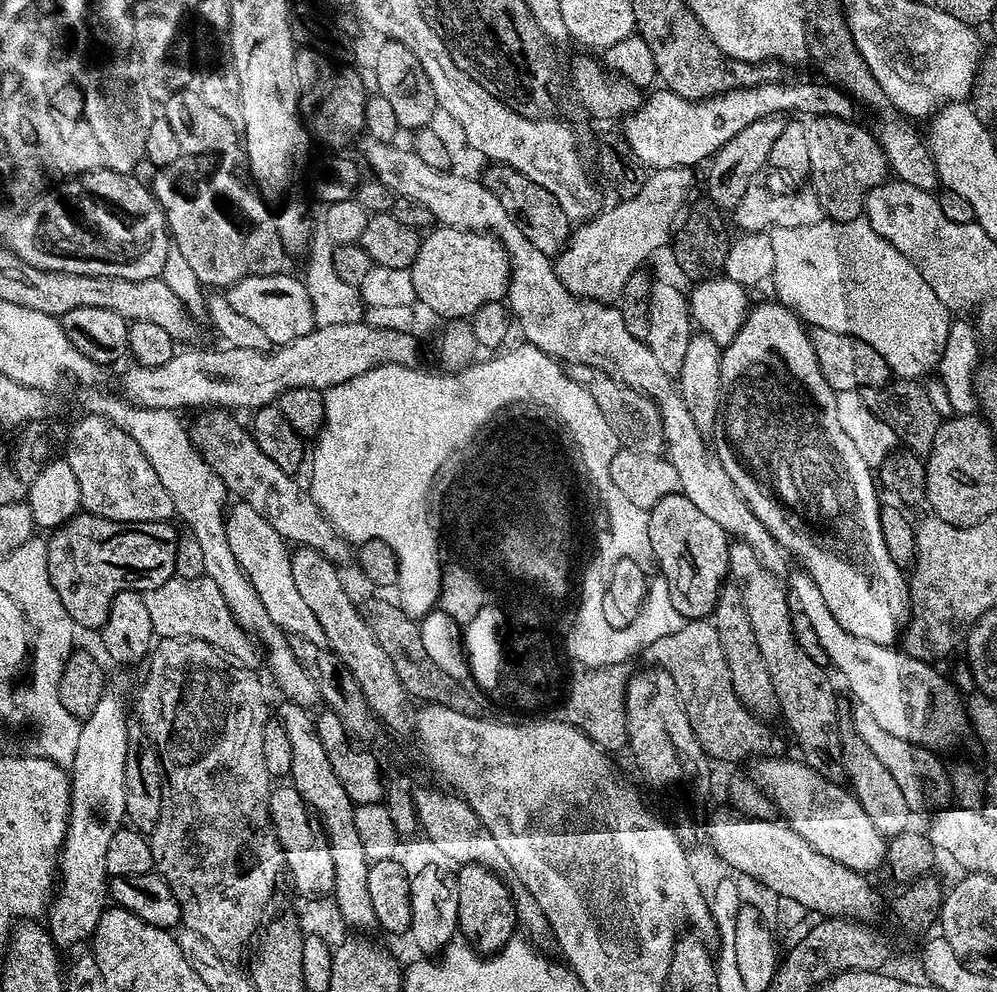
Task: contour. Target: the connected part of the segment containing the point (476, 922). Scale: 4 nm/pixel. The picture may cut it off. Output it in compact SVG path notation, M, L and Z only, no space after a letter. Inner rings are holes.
M461 864L455 869L454 883L458 894L458 929L477 952L491 954L505 948L517 931L516 907L512 901L512 892L497 872L477 864Z

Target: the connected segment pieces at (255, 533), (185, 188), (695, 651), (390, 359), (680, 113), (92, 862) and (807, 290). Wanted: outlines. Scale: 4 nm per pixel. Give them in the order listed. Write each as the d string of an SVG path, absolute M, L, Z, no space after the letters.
M236 502L227 509L224 517L226 532L226 542L230 544L230 551L238 562L238 566L246 574L250 586L262 600L262 606L266 608L266 614L276 623L283 632L289 634L299 634L310 642L324 646L326 645L326 634L322 634L322 625L318 618L314 618L314 610L306 606L306 601L298 595L297 588L294 587L294 574L292 573L292 557L289 545L254 510L254 506L243 502Z
M182 154L170 166L155 169L154 175L150 187L164 211L171 243L186 258L201 285L227 290L242 278L285 271L286 250L278 238L276 217L250 179L243 159L235 160L232 154Z
M711 619L689 620L684 622L676 633L659 638L646 649L653 665L659 666L674 678L688 715L690 726L704 748L705 753L713 761L740 760L743 756L751 758L780 758L785 755L784 740L776 732L767 728L765 721L755 716L734 694L734 686L730 680L730 670L726 666L726 654L722 650L722 642L718 642L718 630Z
M365 322L346 325L313 327L312 331L294 338L294 342L281 344L266 352L242 350L241 348L221 347L221 352L202 352L194 348L177 350L163 366L132 366L124 376L122 396L127 403L138 408L180 408L201 409L207 406L212 410L255 410L279 401L280 395L291 388L319 388L327 390L342 382L350 382L358 374L366 374L380 364L415 365L416 340L411 331L398 329L378 329Z
M804 80L801 84L769 82L735 88L708 100L687 100L667 90L652 90L641 99L632 115L623 117L622 134L645 169L689 168L703 165L719 148L726 146L738 130L746 130L746 126L758 122L758 118L801 112L800 116L804 118L830 116L852 120L858 109L857 101L843 88L816 80Z
M106 690L94 706L87 720L81 723L81 734L74 760L70 765L70 806L68 807L68 829L64 835L64 844L60 847L58 861L58 887L51 897L46 913L46 927L53 943L61 949L76 944L79 940L87 941L98 926L98 918L104 913L109 899L106 870L106 849L110 834L114 834L125 823L124 807L126 806L125 756L128 753L130 735L128 736L128 704L120 692Z
M857 218L843 222L821 222L814 226L798 226L797 228L774 228L771 229L770 235L774 246L774 266L770 284L776 287L775 299L787 308L792 309L804 321L805 325L812 328L821 328L822 330L834 330L838 334L858 338L862 342L866 342L866 346L874 346L874 350L878 350L878 354L882 354L882 358L886 358L889 373L901 380L920 380L929 375L929 373L927 374L928 371L931 373L937 367L939 360L942 358L943 347L946 346L947 332L951 328L953 317L950 315L948 308L942 306L938 294L934 294L934 290L930 290L926 278L922 278L919 270L902 253L894 250L894 246L890 246L890 242L886 242L886 238L877 234L868 224L867 219Z

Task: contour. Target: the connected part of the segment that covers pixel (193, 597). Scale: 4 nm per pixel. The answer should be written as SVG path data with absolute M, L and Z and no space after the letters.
M174 575L162 586L144 593L146 611L150 614L150 626L157 637L166 639L200 639L209 643L219 652L224 653L229 661L253 670L262 664L262 648L259 643L238 626L234 614L226 606L226 598L222 598L222 590L218 590L218 582L209 576L199 576L184 580Z

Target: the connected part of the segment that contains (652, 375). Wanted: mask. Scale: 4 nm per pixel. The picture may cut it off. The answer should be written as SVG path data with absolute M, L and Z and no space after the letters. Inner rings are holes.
M367 134L361 138L360 152L372 168L373 177L385 184L396 196L408 197L426 206L435 221L443 227L485 231L500 241L511 266L508 293L505 296L506 306L513 321L518 322L524 334L523 339L553 360L599 368L601 372L615 376L619 383L635 388L655 400L660 409L660 417L664 419L666 458L674 466L674 470L678 470L680 491L686 498L690 498L690 502L694 502L694 506L698 506L698 510L702 510L702 514L714 518L714 522L718 522L718 526L722 526L729 537L749 544L754 554L762 558L770 571L787 573L789 557L785 549L776 541L774 534L770 534L770 530L766 530L766 526L758 522L758 514L750 510L750 506L734 486L730 474L722 466L720 457L710 444L708 448L708 440L699 432L694 418L687 412L673 377L667 376L662 366L658 366L648 345L643 340L634 338L630 330L626 330L626 322L622 322L619 307L608 302L585 300L573 294L558 278L551 257L542 254L522 234L516 220L502 208L502 202L491 194L483 181L451 171L436 171L422 162L422 158L409 147L400 148L398 144L381 142Z

